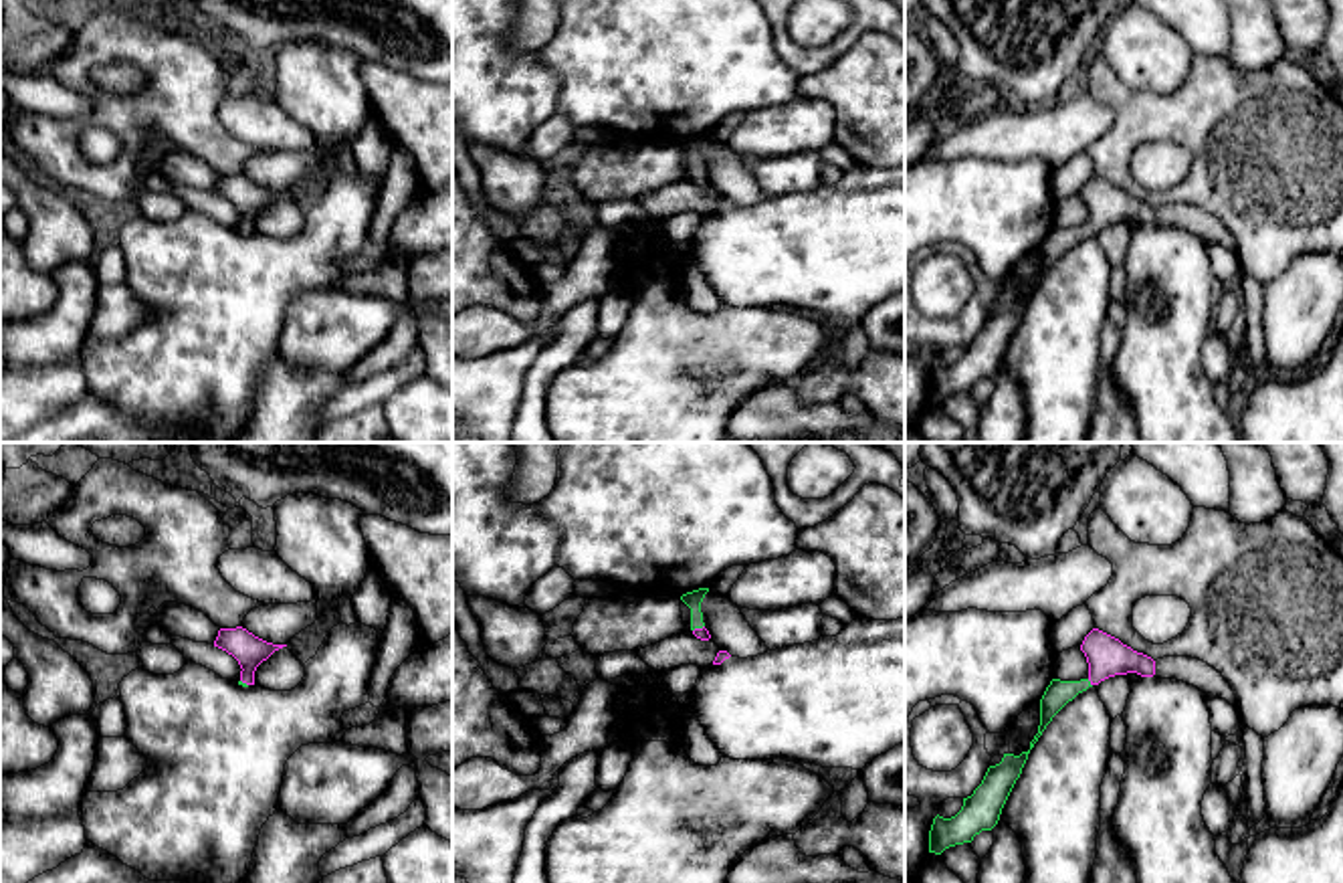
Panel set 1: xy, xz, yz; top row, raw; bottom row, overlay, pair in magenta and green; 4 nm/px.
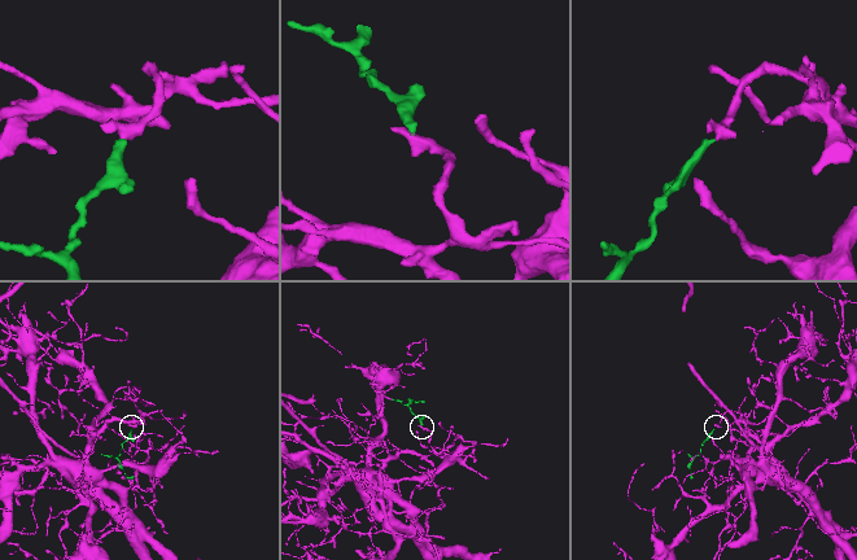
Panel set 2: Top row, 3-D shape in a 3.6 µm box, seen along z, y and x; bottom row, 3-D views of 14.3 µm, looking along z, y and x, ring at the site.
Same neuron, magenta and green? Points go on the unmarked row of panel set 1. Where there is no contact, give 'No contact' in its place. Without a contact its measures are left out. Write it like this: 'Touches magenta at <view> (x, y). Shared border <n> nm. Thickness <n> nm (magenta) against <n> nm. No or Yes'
Touches magenta at yz (1091, 231). Shared border 40 nm. Thickness 160 nm (magenta) against 100 nm. Yes

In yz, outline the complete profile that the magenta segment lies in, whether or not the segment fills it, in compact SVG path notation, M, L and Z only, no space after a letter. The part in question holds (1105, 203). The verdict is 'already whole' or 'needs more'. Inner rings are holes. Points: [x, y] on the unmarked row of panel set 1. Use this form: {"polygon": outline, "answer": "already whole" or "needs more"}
{"polygon": "M1093 176L1082 192L1080 198L1087 204L1089 210L1089 224L1080 228L1060 228L1052 226L1046 234L1042 247L1040 247L1040 273L1038 281L1030 289L1030 297L1046 277L1046 273L1052 269L1052 265L1078 240L1087 238L1093 232L1099 232L1101 228L1115 224L1115 222L1127 222L1137 220L1141 224L1153 224L1155 222L1155 208L1143 200L1133 198L1131 194L1123 192L1119 186Z", "answer": "needs more"}

